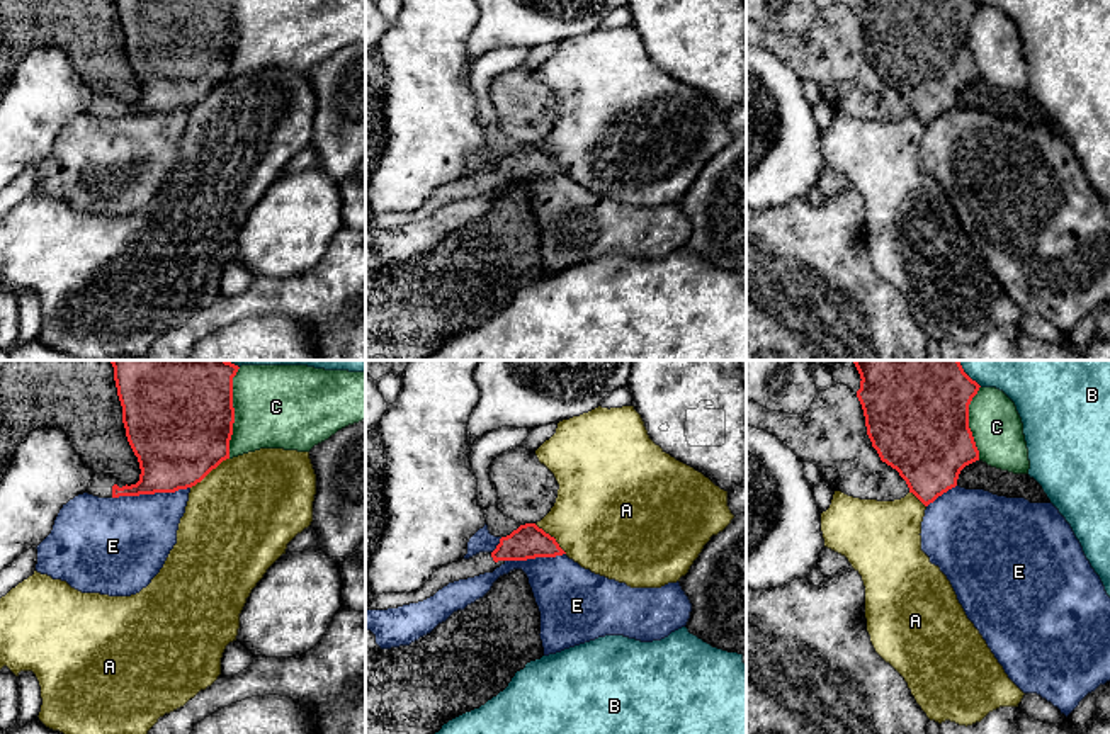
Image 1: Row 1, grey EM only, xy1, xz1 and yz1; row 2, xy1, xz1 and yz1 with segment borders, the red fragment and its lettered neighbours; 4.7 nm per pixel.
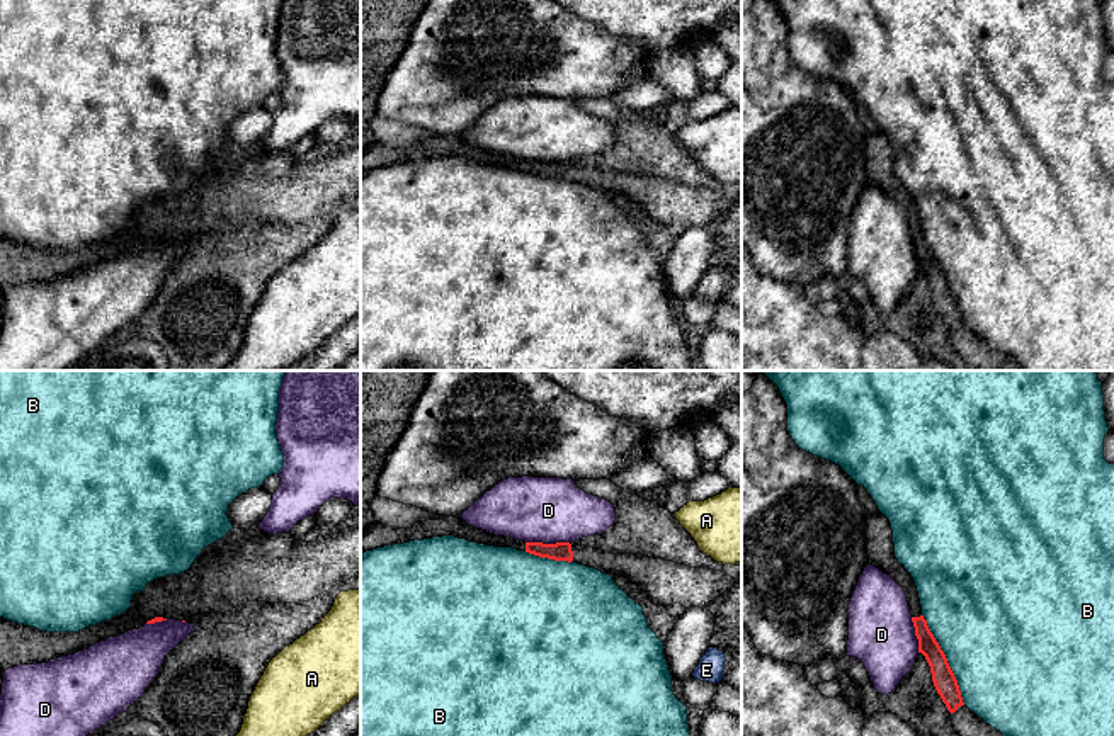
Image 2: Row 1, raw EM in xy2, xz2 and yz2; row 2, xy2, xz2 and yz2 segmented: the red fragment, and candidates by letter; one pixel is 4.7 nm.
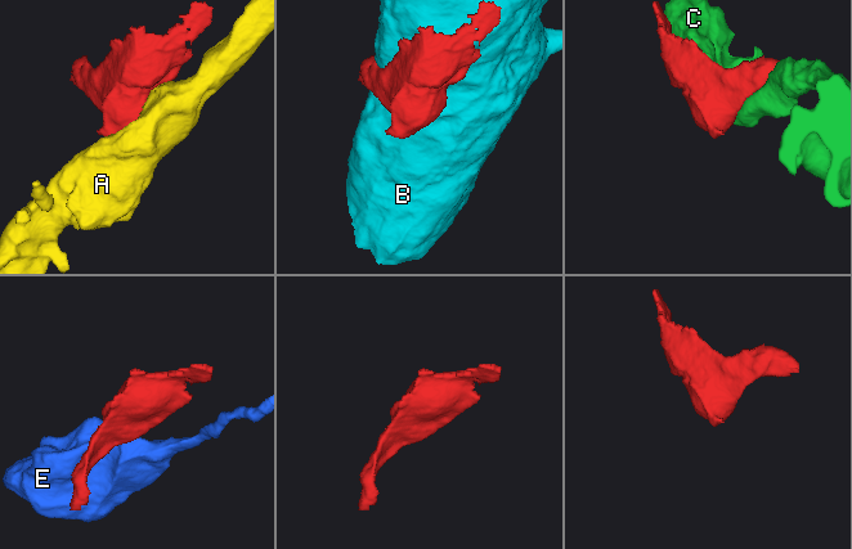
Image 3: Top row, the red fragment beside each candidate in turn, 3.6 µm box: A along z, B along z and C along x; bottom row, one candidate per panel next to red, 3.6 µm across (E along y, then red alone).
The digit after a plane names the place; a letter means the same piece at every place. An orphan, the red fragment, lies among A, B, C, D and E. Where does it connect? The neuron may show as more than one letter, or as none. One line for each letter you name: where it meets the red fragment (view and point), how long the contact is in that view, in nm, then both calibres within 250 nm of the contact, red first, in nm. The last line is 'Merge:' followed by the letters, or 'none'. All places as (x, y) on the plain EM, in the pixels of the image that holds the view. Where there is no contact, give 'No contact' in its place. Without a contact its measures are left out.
Merge: none

